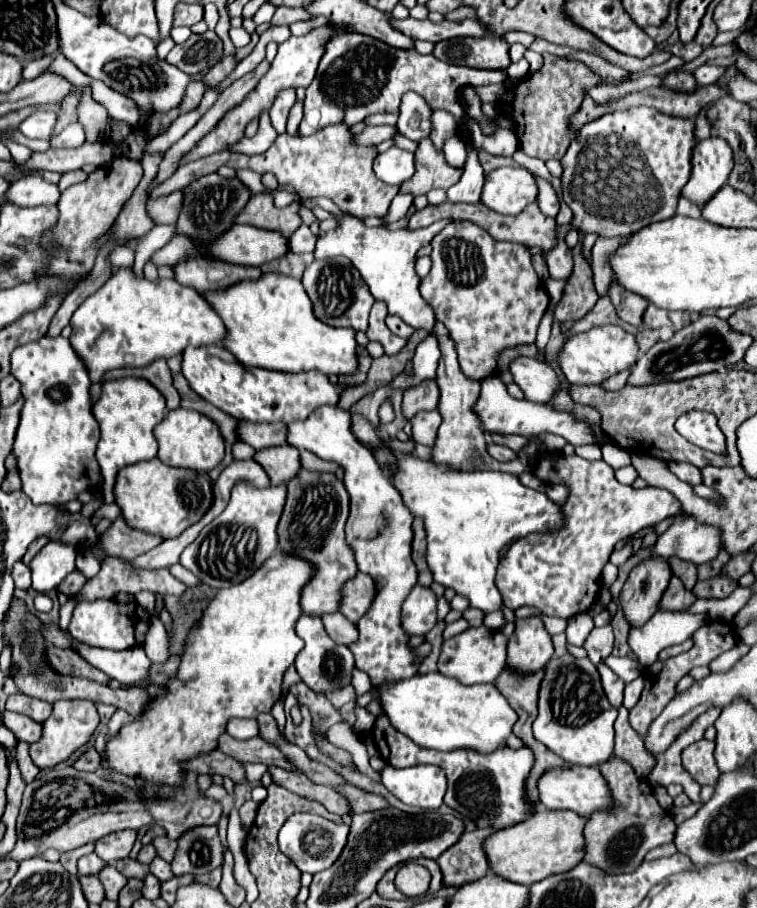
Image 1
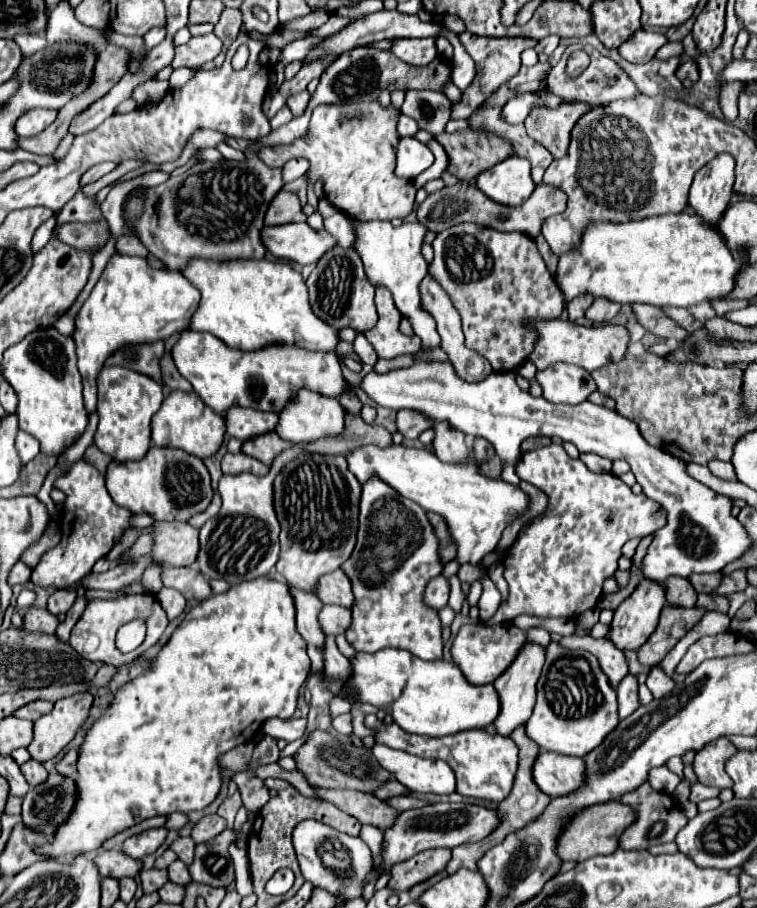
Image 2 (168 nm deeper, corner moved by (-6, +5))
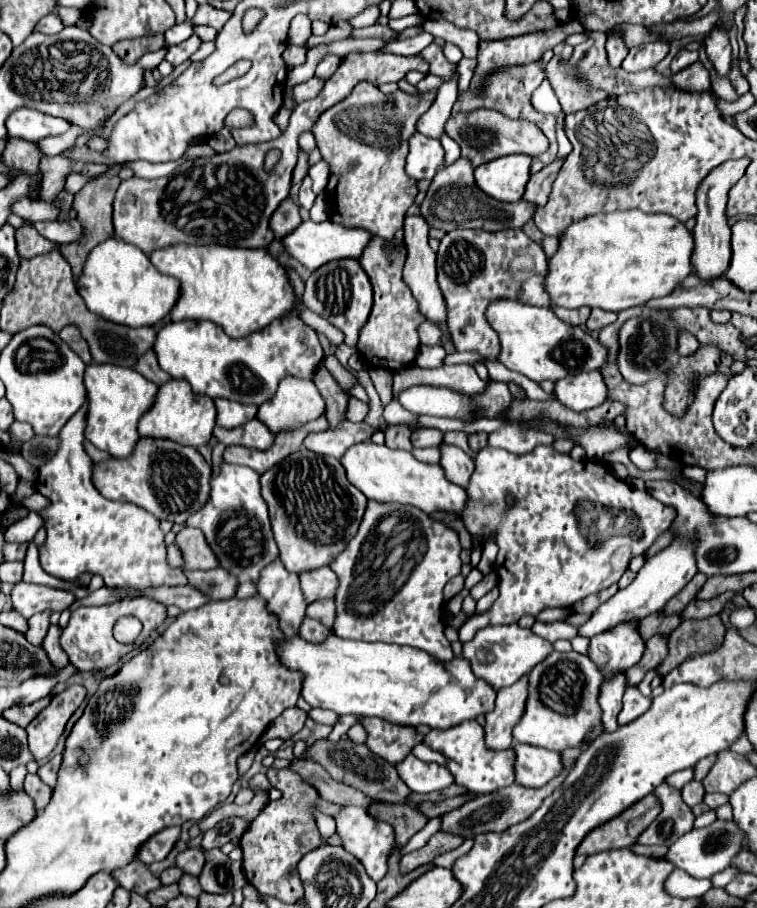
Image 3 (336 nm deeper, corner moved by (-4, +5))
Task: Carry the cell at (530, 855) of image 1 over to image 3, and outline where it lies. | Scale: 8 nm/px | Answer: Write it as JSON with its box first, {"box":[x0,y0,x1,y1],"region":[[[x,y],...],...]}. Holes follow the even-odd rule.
{"box":[578,794,660,856],"region":[[[648,794],[648,798],[636,802],[636,806],[630,806],[630,810],[624,810],[618,818],[594,828],[578,846],[578,854],[590,856],[612,848],[630,848],[636,838],[658,818],[658,814],[660,800],[654,794]]]}

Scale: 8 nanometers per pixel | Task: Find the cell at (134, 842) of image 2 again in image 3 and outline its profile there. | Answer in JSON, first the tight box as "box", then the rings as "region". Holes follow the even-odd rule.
{"box":[138,826,180,866],"region":[[[172,826],[168,830],[162,830],[160,834],[154,834],[138,852],[138,860],[144,862],[146,866],[150,866],[152,862],[160,862],[164,860],[170,850],[174,848],[174,844],[178,842],[180,838],[180,828]]]}

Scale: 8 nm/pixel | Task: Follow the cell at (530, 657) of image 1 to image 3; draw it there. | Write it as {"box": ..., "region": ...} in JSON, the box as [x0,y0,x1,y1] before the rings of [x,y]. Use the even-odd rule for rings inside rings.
{"box":[486,676,528,750],"region":[[[524,676],[516,684],[502,688],[496,698],[494,710],[486,716],[486,746],[492,750],[506,750],[512,746],[512,728],[524,714],[528,696],[528,678]]]}

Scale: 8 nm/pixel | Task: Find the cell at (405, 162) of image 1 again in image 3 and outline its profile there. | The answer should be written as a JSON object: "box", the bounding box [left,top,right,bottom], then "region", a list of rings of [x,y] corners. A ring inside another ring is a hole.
{"box":[406,134,444,180],"region":[[[414,134],[410,140],[410,154],[406,160],[406,174],[414,180],[432,180],[442,164],[444,148],[440,146],[440,140],[428,138],[424,134]]]}

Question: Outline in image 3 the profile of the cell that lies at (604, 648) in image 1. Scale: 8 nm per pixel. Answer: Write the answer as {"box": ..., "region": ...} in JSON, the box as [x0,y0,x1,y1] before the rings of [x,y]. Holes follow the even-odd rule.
{"box":[600,674,626,732],"region":[[[616,674],[616,678],[610,678],[604,682],[604,688],[600,690],[600,708],[602,708],[602,728],[604,732],[612,732],[618,728],[616,716],[622,710],[622,694],[626,688],[626,676]]]}

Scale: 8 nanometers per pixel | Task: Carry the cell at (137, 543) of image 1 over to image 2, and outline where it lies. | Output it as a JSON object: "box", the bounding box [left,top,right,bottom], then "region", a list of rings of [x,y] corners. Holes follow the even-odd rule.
{"box":[152,522,198,566],"region":[[[154,522],[152,556],[168,566],[190,566],[198,554],[198,528],[188,522]]]}

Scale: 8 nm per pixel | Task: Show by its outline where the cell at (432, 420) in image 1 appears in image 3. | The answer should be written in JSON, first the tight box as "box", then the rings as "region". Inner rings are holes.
{"box":[440,444,474,488],"region":[[[440,444],[440,450],[442,450],[440,466],[446,472],[446,478],[460,488],[468,488],[468,478],[474,472],[472,458],[464,450],[460,450],[458,446]]]}

